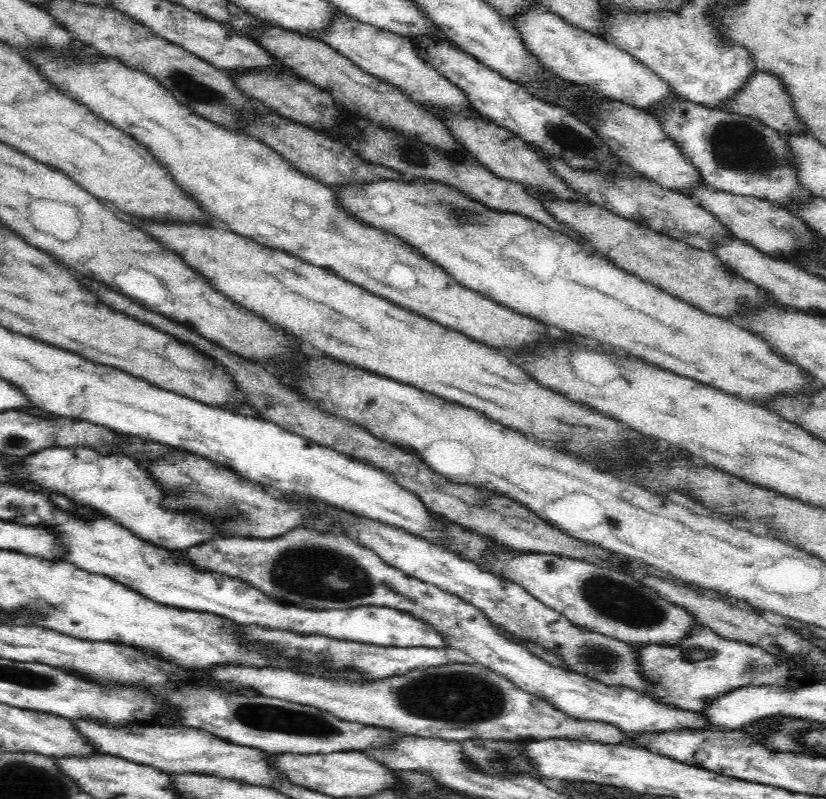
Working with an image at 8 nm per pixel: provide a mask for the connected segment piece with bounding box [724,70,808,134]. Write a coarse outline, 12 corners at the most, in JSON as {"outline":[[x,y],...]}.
{"outline":[[755,72],[724,104],[781,134],[807,130],[778,78]]}

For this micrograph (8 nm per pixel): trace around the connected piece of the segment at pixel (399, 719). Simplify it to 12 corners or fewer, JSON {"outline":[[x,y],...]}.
{"outline":[[479,664],[361,685],[294,669],[200,673],[346,722],[458,741],[635,746]]}

